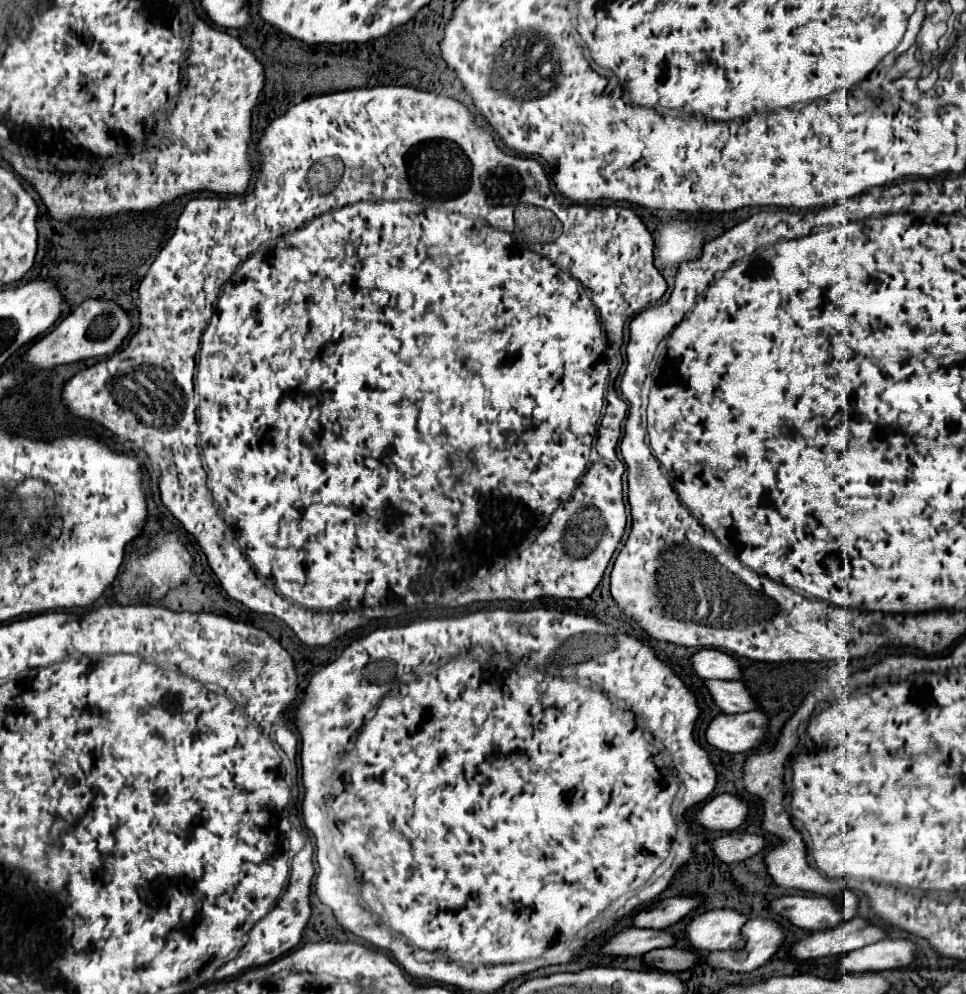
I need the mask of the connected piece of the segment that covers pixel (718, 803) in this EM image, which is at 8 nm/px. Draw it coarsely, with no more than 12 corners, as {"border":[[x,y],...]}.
{"border":[[718,794],[696,812],[710,830],[732,832],[746,822],[750,806]]}

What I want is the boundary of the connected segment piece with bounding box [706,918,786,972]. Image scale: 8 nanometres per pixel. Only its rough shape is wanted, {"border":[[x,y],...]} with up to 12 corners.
{"border":[[748,920],[742,950],[712,952],[706,964],[752,972],[786,940],[780,924]]}

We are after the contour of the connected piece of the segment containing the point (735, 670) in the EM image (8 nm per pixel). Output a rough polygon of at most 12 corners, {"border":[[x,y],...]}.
{"border":[[714,648],[692,658],[700,678],[742,680],[740,662]]}

